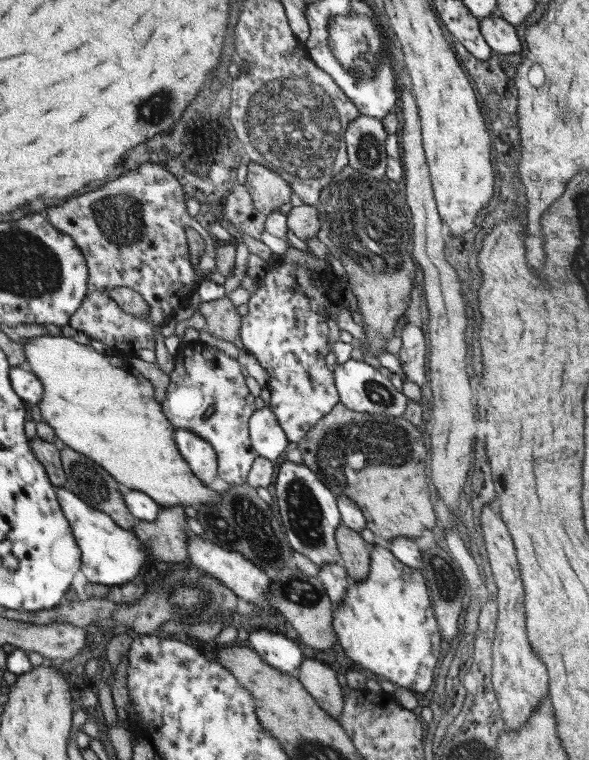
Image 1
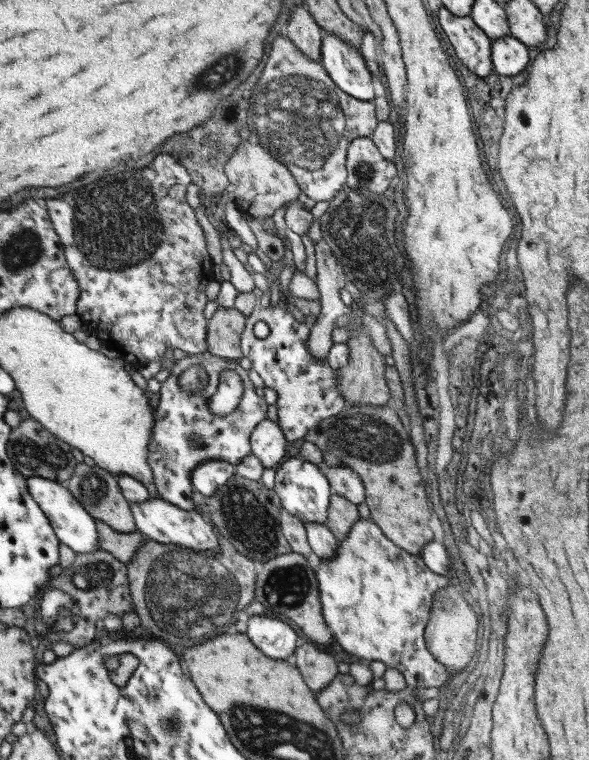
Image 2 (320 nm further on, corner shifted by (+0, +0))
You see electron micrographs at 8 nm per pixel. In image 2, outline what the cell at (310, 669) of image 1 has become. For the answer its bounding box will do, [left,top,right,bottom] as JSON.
[291,640,338,694]

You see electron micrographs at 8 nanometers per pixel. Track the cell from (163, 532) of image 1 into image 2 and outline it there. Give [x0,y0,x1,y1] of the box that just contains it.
[94,520,142,563]

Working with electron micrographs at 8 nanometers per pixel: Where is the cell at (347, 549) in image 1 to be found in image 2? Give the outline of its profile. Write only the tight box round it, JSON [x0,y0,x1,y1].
[326,493,359,540]

